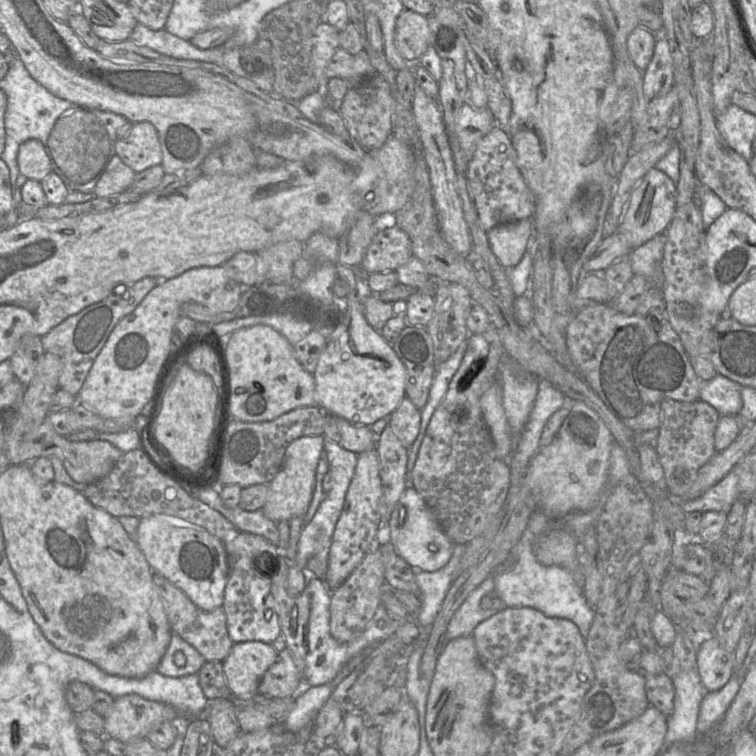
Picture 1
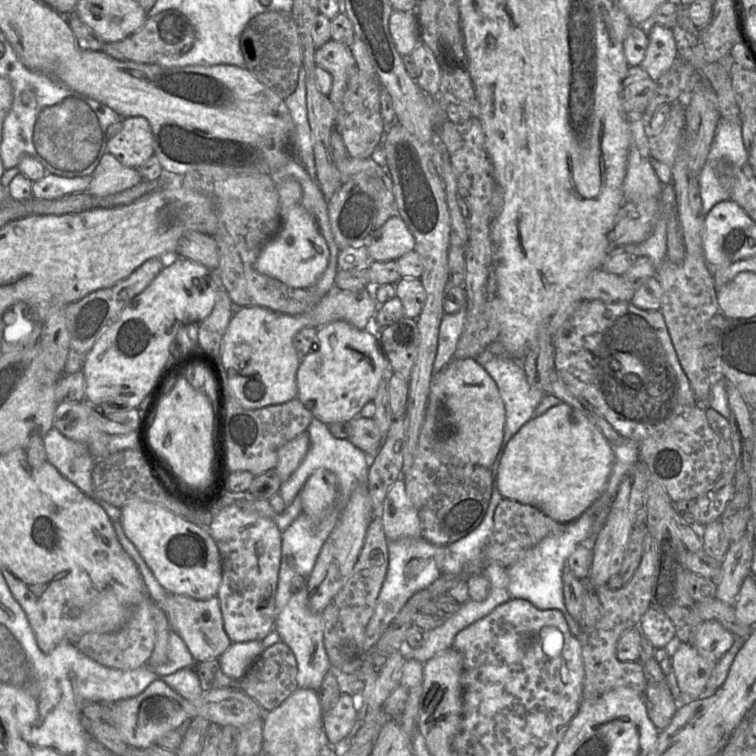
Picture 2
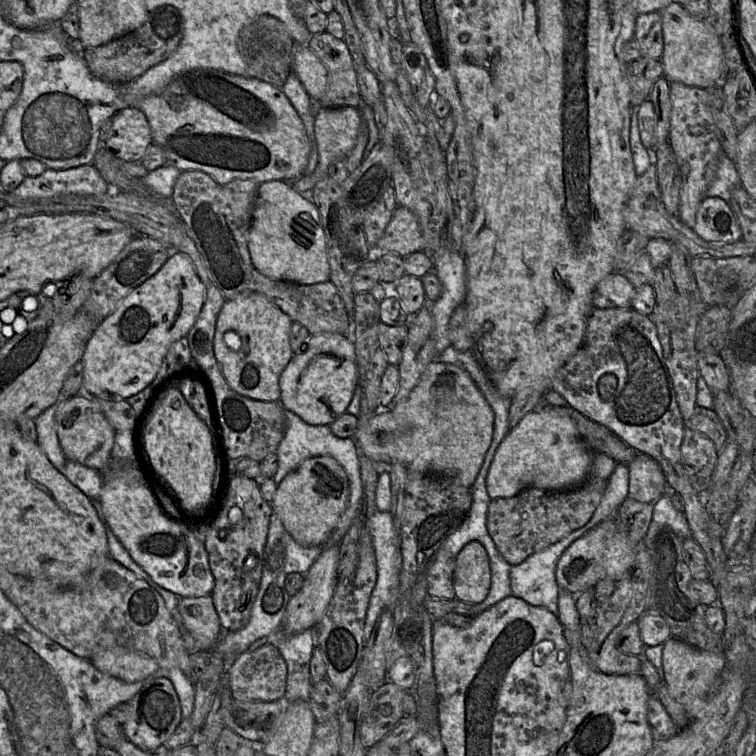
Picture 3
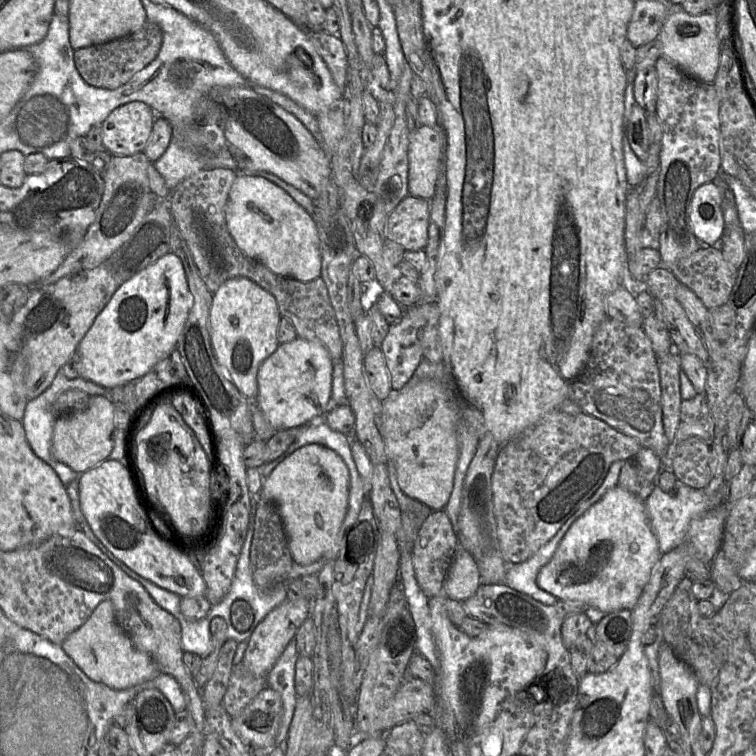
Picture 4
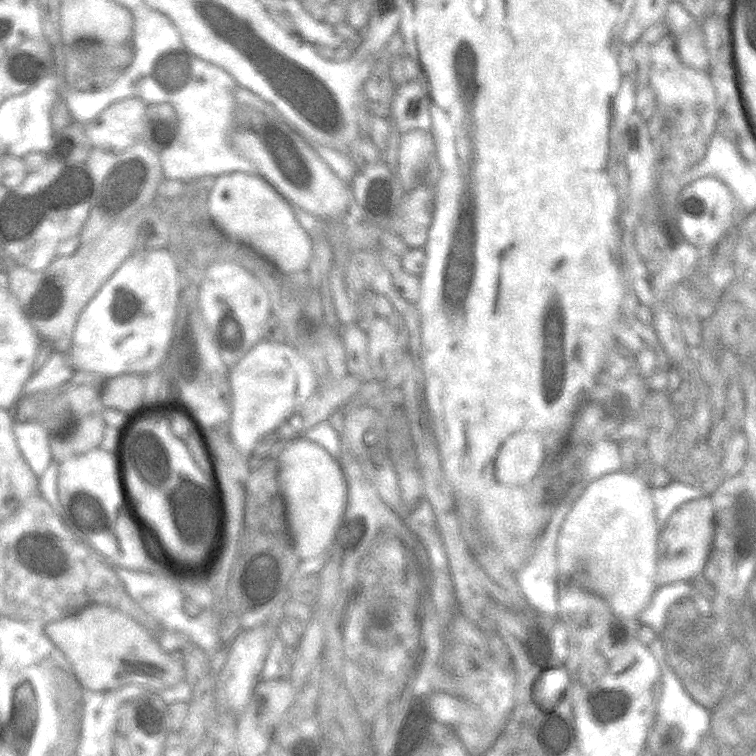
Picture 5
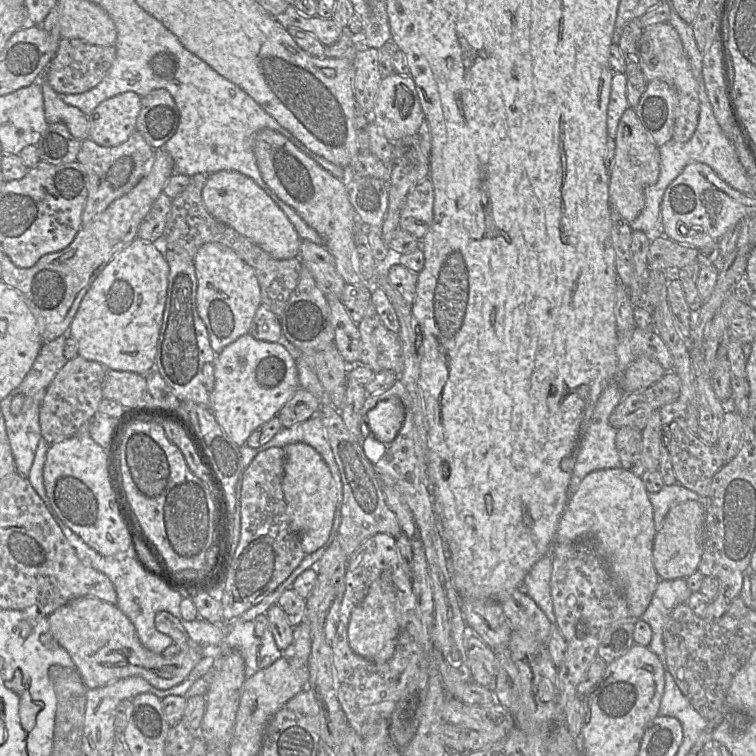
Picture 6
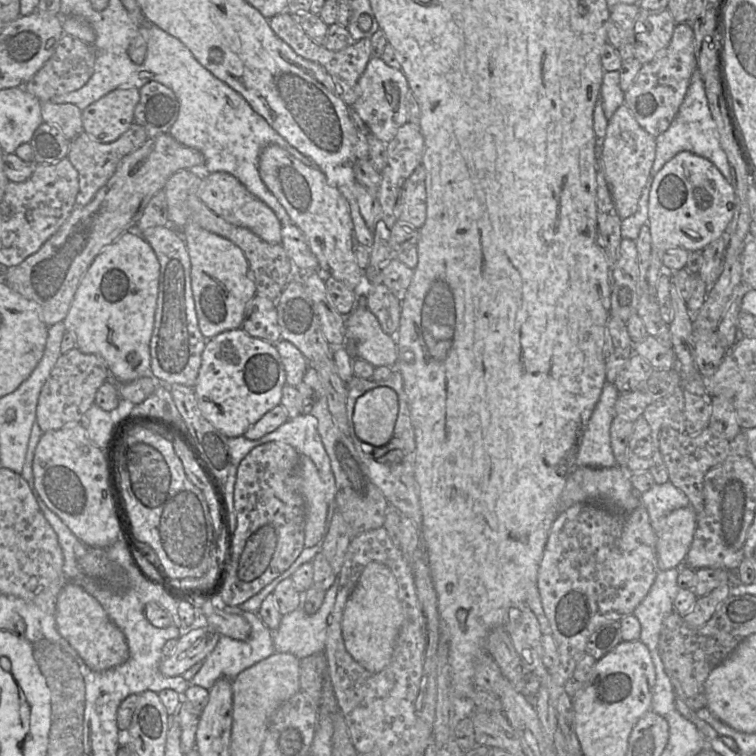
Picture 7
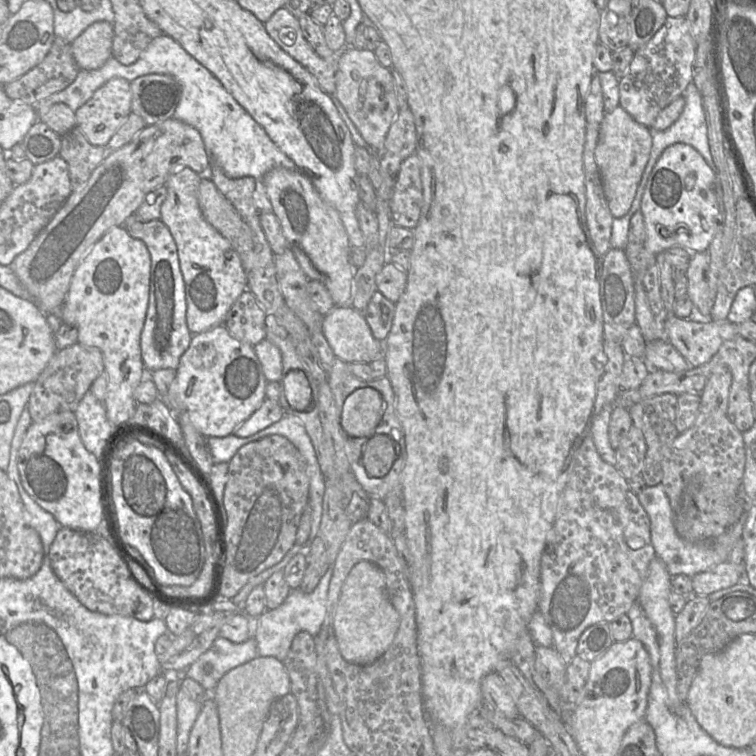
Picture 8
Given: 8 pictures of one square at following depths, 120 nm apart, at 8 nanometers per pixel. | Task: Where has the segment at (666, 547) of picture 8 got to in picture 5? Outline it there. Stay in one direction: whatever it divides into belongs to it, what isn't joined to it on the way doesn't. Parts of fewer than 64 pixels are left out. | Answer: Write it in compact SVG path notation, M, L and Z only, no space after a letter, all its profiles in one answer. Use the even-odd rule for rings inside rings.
M673 481L664 488L651 489L651 498L659 529L661 530L678 507L692 500L708 496L710 494L703 490L692 489L678 481Z

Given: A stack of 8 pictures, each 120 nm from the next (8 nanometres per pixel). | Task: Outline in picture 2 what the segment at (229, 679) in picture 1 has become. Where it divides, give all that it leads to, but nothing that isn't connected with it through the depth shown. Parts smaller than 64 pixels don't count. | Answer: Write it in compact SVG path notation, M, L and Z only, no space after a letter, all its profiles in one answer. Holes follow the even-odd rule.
M259 640L231 642L219 657L222 672L235 681L239 681L264 649Z

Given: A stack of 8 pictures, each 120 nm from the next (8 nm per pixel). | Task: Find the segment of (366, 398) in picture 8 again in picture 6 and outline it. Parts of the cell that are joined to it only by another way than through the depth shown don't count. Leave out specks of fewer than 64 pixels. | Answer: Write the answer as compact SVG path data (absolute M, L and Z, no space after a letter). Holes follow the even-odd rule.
M397 396L379 401L366 413L371 436L383 444L397 436L404 421L404 406Z

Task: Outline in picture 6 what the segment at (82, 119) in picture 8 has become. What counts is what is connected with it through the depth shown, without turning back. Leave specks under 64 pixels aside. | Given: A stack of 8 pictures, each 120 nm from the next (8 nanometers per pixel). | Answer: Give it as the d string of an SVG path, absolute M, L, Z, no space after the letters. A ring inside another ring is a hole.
M129 91L101 102L88 117L88 136L104 147L124 143L136 129L141 96Z

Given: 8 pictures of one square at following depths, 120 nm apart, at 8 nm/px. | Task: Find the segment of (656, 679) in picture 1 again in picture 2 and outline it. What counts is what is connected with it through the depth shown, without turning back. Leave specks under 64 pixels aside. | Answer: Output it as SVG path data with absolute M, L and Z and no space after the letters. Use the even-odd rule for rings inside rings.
M647 683L643 697L651 721L660 731L664 730L677 711L677 700L669 686Z

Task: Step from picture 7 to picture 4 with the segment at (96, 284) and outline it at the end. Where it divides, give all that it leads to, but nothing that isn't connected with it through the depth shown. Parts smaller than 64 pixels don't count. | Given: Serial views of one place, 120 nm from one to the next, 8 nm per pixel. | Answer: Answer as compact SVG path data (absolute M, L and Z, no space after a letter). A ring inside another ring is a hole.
M172 252L160 257L121 284L78 345L79 376L107 390L135 381L147 374L176 348L192 306L181 259Z

